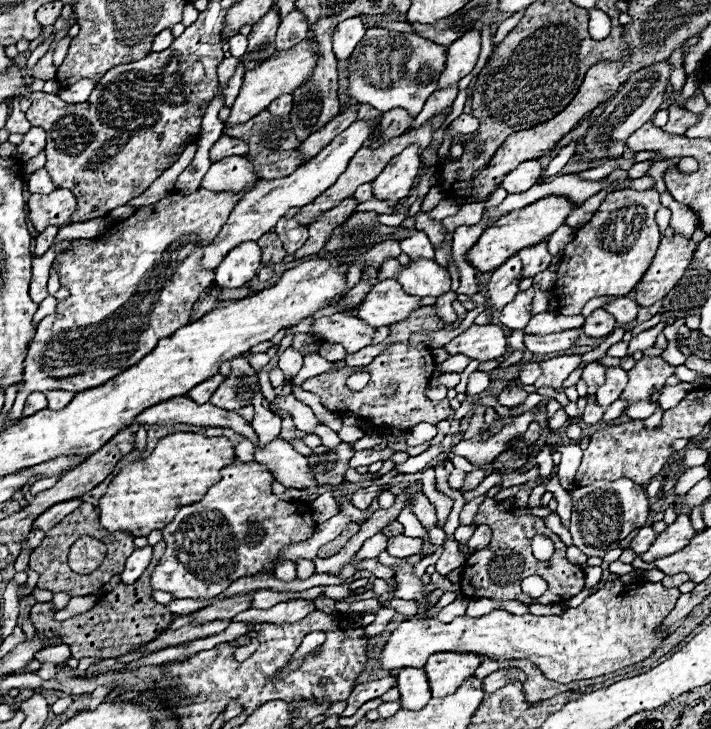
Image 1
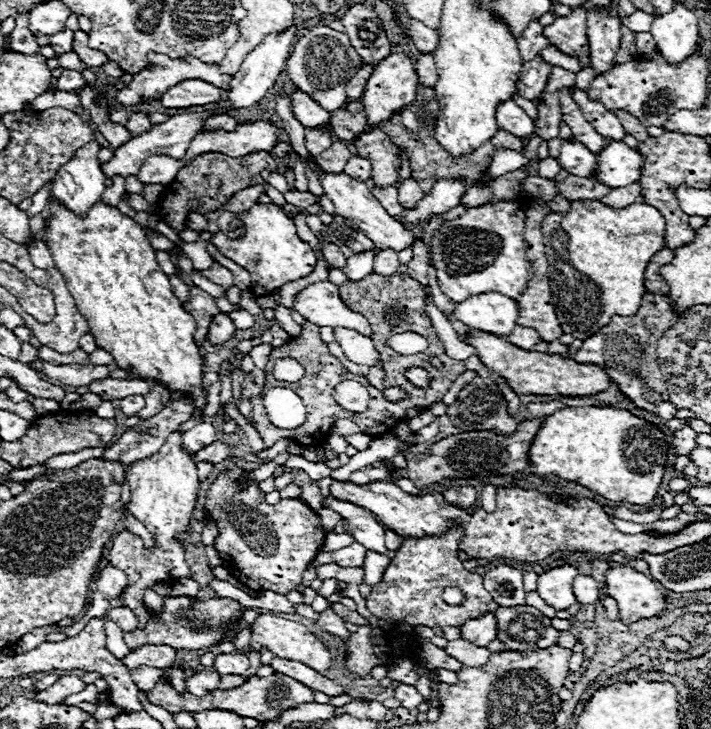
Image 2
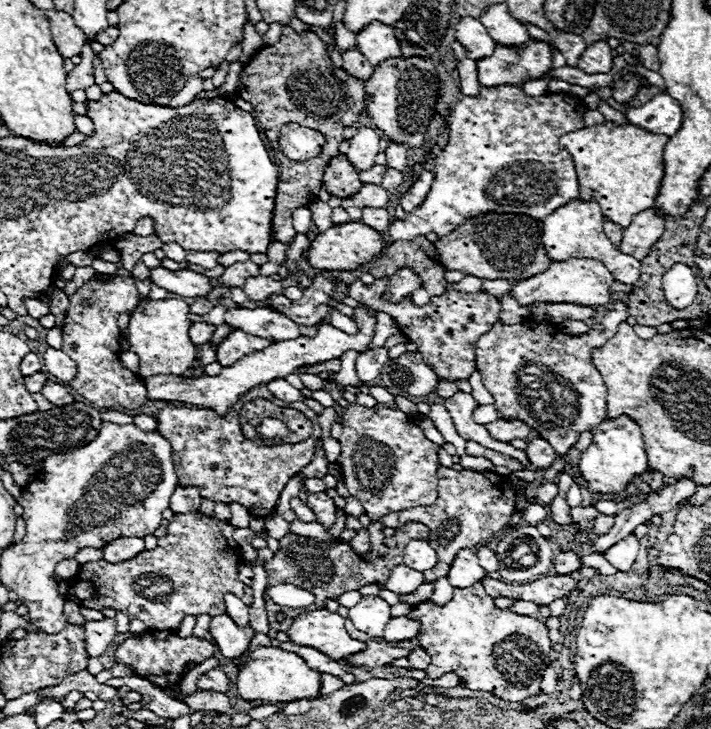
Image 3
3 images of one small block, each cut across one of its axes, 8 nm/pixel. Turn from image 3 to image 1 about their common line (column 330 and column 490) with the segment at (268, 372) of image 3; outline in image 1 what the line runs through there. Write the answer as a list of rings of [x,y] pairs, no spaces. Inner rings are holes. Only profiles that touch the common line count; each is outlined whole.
[[[490,324],[490,326],[470,326],[462,336],[456,336],[452,342],[444,346],[450,355],[464,354],[470,356],[472,360],[486,362],[500,358],[506,350],[506,336],[504,332]]]

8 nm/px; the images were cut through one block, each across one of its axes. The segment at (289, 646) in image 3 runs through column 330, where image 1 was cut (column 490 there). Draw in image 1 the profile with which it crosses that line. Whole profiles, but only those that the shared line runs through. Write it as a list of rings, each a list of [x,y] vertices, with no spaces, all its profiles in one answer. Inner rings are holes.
[[[484,658],[482,660],[482,666],[478,666],[478,670],[476,670],[476,678],[486,678],[486,676],[490,676],[492,672],[496,672],[500,668],[500,664],[496,662],[496,660],[490,660],[490,658]]]

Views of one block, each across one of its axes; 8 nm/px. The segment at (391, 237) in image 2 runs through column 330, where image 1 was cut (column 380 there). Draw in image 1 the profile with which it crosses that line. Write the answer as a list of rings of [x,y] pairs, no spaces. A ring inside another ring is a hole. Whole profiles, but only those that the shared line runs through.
[[[412,146],[390,160],[382,174],[372,182],[372,194],[376,200],[386,200],[390,208],[396,208],[396,204],[408,196],[420,172],[418,152],[420,148]]]

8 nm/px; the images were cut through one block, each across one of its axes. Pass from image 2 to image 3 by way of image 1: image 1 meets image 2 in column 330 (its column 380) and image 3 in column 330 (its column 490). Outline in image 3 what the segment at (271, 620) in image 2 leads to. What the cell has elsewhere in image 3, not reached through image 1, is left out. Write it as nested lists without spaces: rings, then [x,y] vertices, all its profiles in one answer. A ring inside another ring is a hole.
[[[326,608],[300,614],[288,630],[288,636],[292,642],[312,646],[336,662],[366,650],[364,642],[348,636],[344,630],[344,618],[338,612],[328,612]]]

